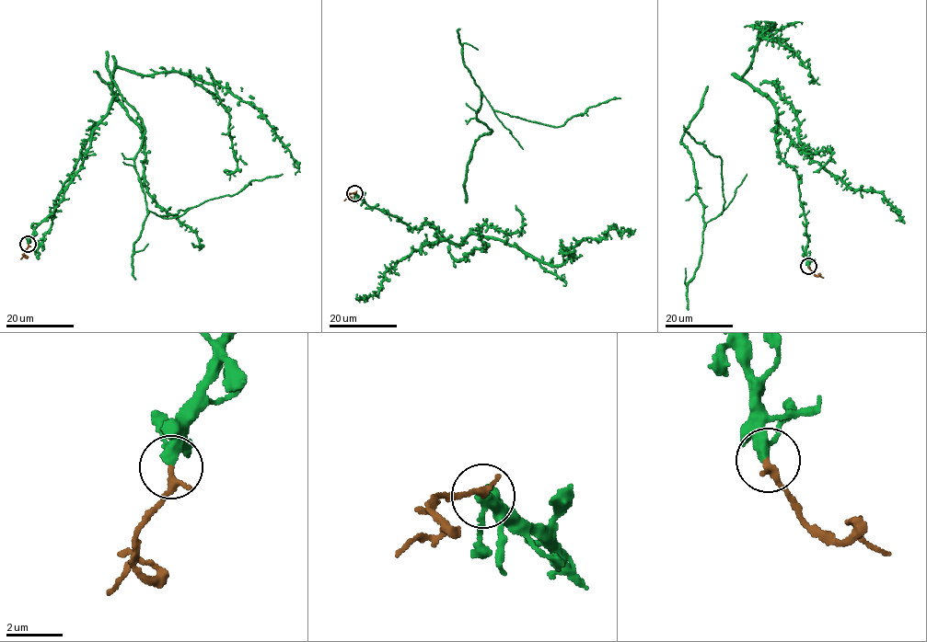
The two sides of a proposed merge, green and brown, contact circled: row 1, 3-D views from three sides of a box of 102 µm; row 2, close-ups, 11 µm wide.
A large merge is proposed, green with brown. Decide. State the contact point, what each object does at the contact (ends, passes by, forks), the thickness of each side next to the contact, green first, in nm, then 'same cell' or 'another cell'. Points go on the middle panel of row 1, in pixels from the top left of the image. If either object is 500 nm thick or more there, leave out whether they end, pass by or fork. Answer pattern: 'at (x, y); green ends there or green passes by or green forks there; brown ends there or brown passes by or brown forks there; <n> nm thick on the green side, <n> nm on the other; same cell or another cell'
at (354, 193); green passes by; brown ends there; 320 nm thick on the green side, 280 nm on the other; another cell

